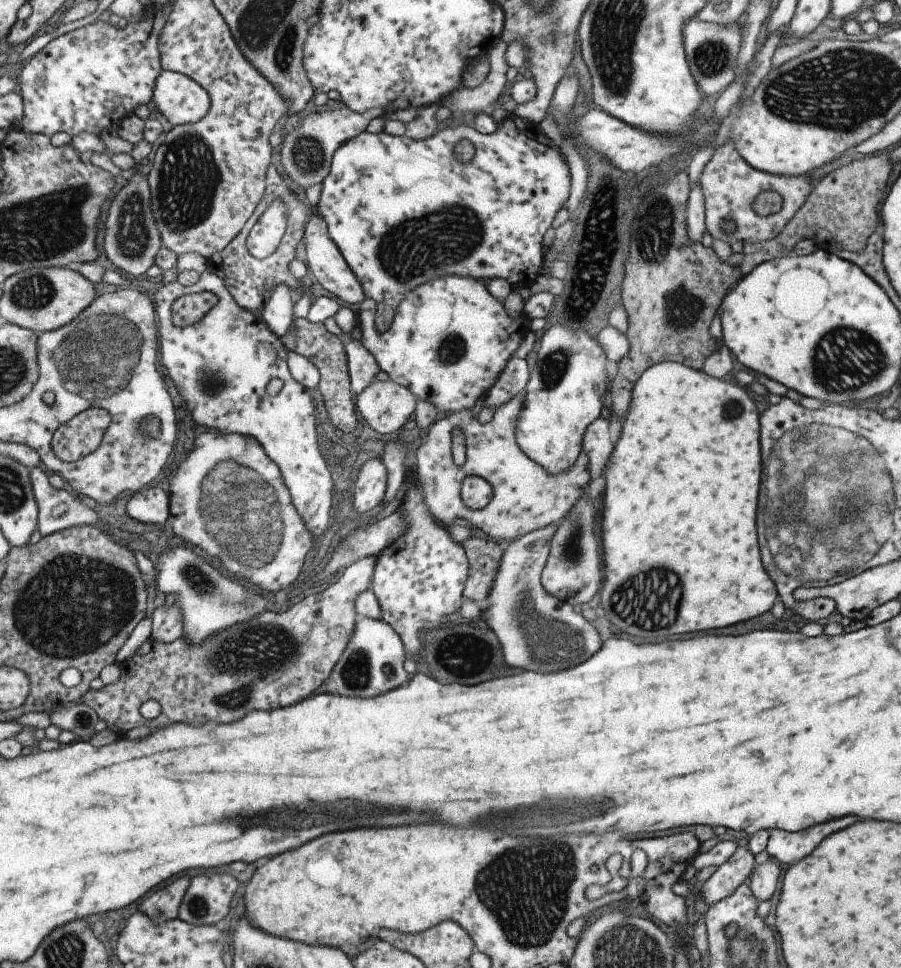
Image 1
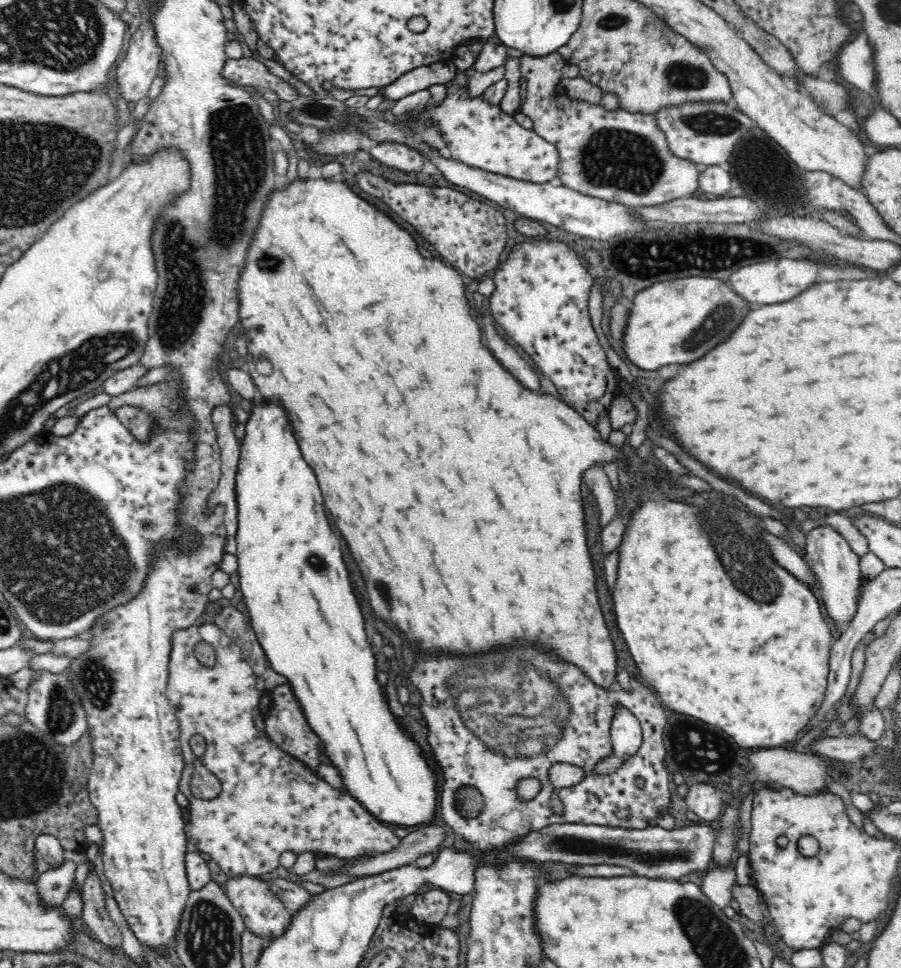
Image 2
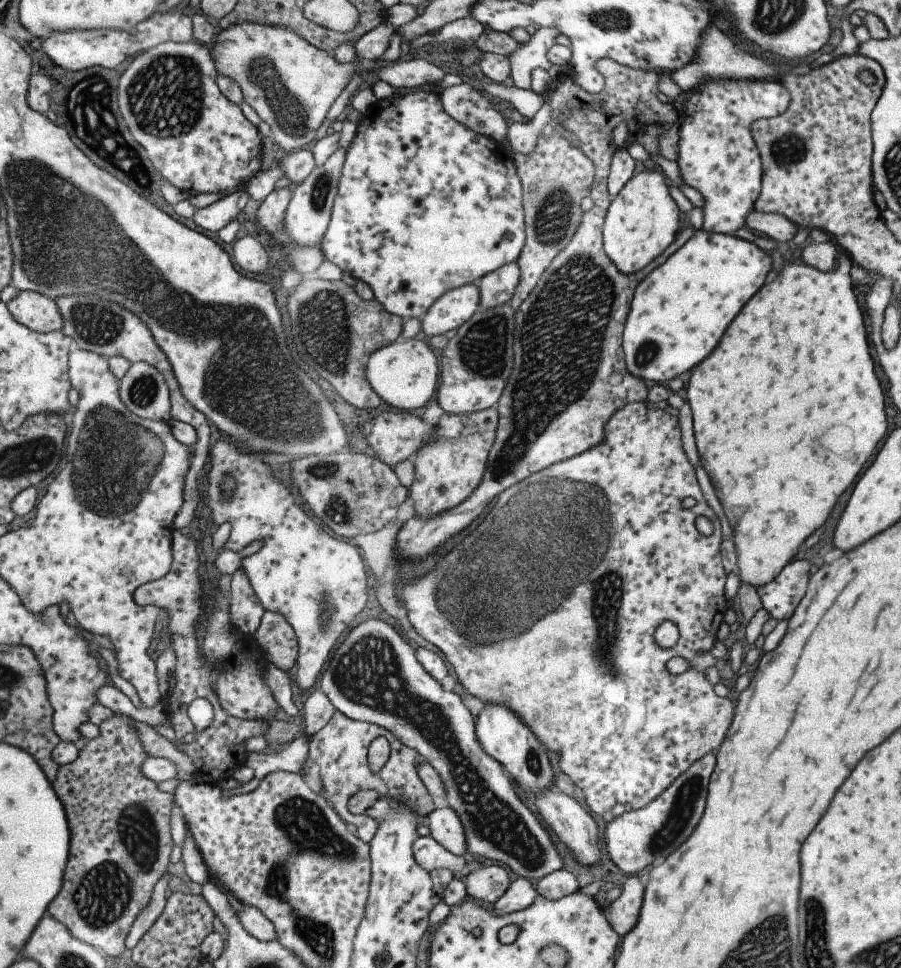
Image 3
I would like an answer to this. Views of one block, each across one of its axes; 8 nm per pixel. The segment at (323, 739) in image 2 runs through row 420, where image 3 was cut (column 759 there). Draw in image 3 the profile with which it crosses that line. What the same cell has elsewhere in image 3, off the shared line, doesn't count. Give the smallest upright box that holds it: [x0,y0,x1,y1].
[621,229,770,385]

